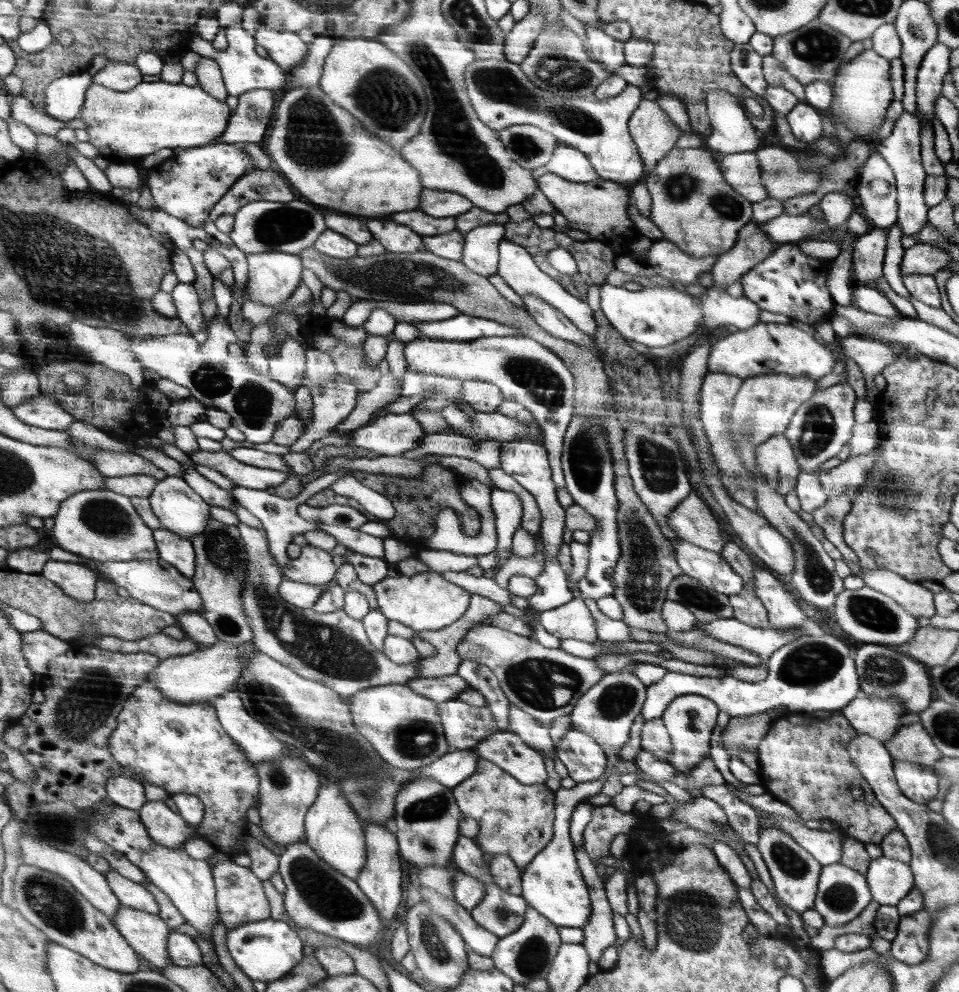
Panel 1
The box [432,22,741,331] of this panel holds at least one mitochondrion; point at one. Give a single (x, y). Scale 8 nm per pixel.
(495, 84)

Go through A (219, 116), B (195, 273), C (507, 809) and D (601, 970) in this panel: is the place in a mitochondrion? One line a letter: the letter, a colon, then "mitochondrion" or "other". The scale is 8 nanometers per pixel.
A: other
B: other
C: mitochondrion
D: other

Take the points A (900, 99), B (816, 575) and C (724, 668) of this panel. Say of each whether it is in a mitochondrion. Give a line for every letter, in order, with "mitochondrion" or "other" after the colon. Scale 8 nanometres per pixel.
A: other
B: mitochondrion
C: other

